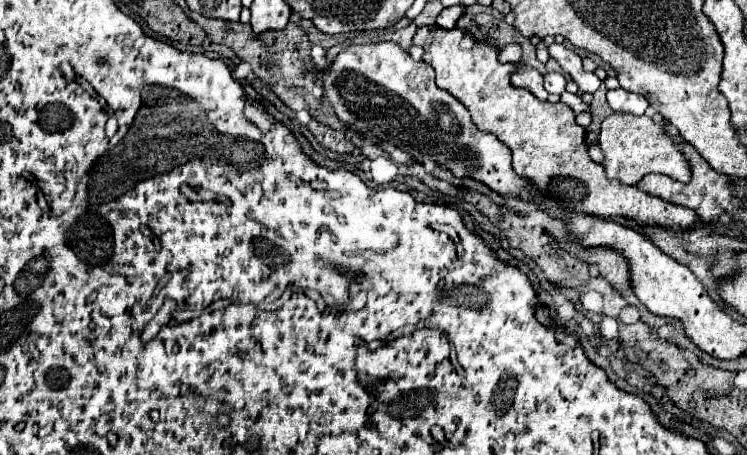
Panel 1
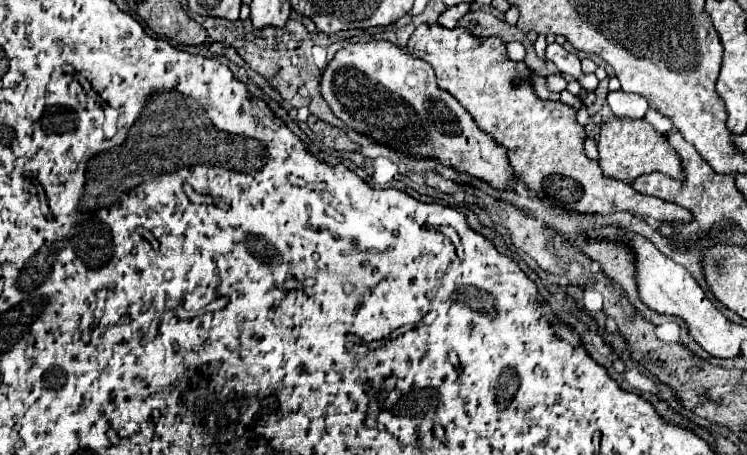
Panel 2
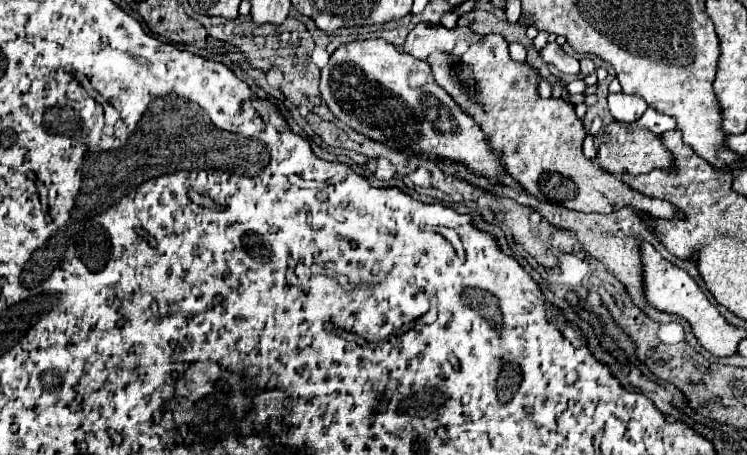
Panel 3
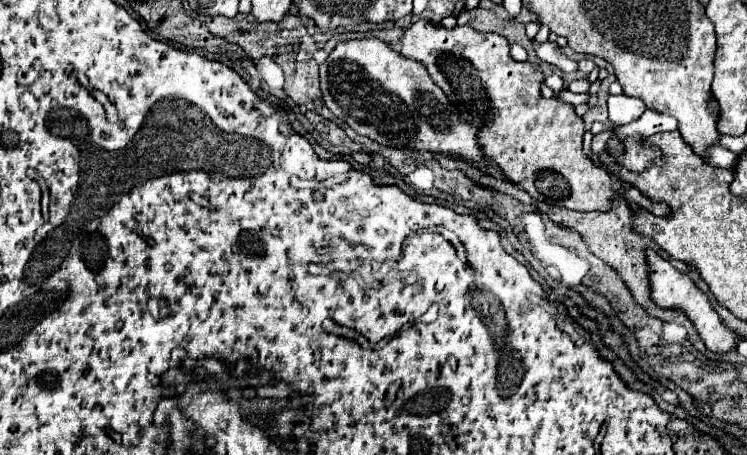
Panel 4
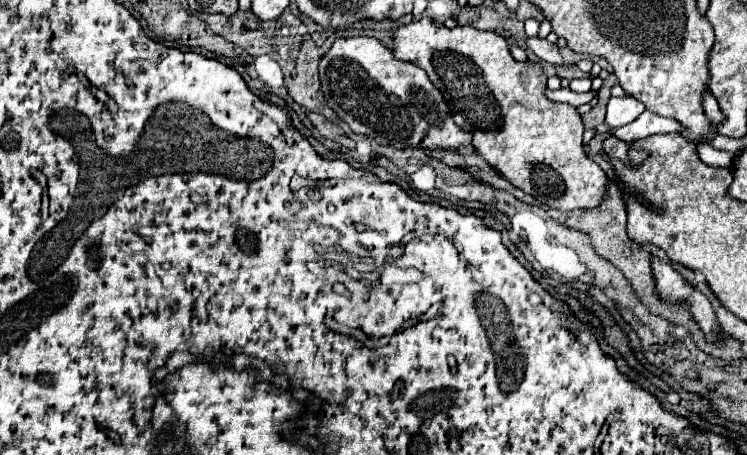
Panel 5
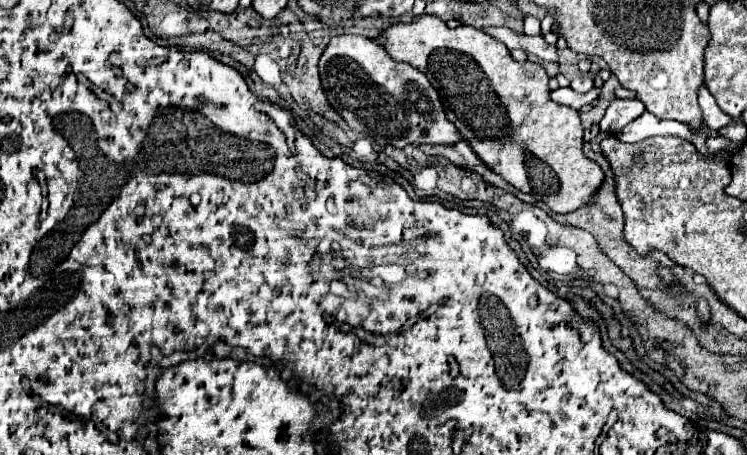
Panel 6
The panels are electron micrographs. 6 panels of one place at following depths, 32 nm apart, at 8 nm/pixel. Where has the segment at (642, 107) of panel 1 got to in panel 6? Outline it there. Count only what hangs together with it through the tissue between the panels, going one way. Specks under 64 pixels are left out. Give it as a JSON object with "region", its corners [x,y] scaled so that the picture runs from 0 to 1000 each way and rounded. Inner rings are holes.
{"region":[[[822,215],[814,233],[814,242],[811,242],[811,255],[803,268],[803,284],[807,290],[826,290],[830,281],[835,281],[838,273],[843,273],[846,264],[851,264],[862,242],[865,237],[857,220]]]}

